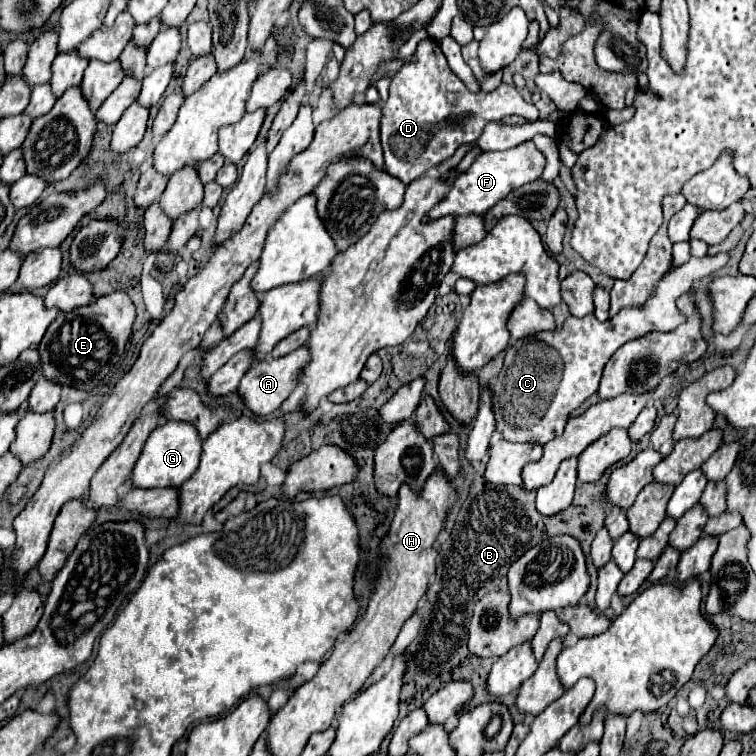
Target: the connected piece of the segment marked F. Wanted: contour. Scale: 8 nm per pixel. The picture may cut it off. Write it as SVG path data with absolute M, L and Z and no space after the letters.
M523 142L523 144L517 144L515 148L509 148L503 152L483 152L471 164L469 170L461 172L455 178L451 192L447 194L447 198L441 204L437 204L429 212L429 218L439 218L445 214L453 214L453 216L485 214L499 200L503 200L503 196L507 196L511 190L537 180L543 174L543 168L545 168L545 156L535 148L533 142Z

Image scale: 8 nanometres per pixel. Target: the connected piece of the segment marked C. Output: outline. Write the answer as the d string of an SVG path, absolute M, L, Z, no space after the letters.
M727 252L691 258L689 262L671 270L663 278L663 284L657 284L645 308L617 312L605 322L599 322L595 314L587 314L583 318L569 316L563 328L557 328L555 332L527 336L507 348L505 366L499 372L497 380L493 380L495 420L497 430L503 434L503 438L509 442L545 444L551 438L559 436L567 424L569 414L599 390L603 368L613 352L621 348L627 340L639 338L647 332L677 328L685 320L685 316L675 308L677 296L687 292L695 280L717 272L727 262Z

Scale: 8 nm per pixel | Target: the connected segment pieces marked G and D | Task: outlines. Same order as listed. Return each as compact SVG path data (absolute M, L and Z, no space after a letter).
M167 420L163 426L157 426L147 438L147 444L133 468L131 480L137 488L181 486L185 480L189 480L191 472L199 468L201 452L203 452L203 438L199 436L199 430L193 424Z
M425 38L417 44L415 60L403 64L391 76L389 98L383 104L381 120L385 170L409 184L453 156L461 144L475 142L489 122L501 120L507 114L523 116L527 122L539 120L537 106L525 102L513 84L503 82L491 92L469 92L463 80L449 68L441 44L435 38Z

